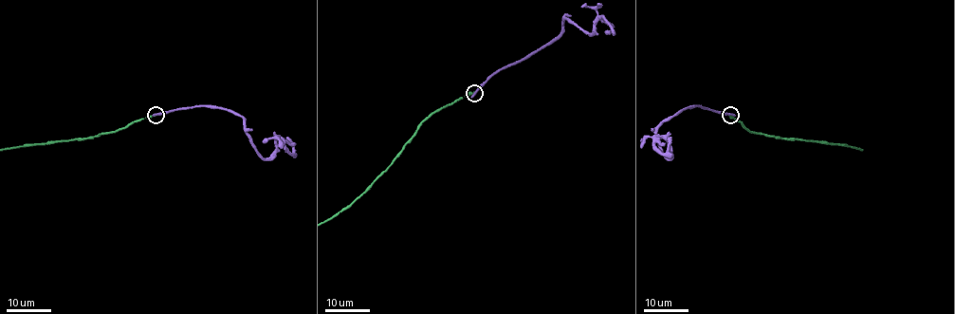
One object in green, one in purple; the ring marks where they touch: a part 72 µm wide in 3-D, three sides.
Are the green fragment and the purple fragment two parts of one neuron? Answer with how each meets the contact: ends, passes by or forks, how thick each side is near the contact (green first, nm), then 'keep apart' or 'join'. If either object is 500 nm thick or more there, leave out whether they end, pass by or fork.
green ends; purple ends; calibres 190 and 300 nm; keep apart

